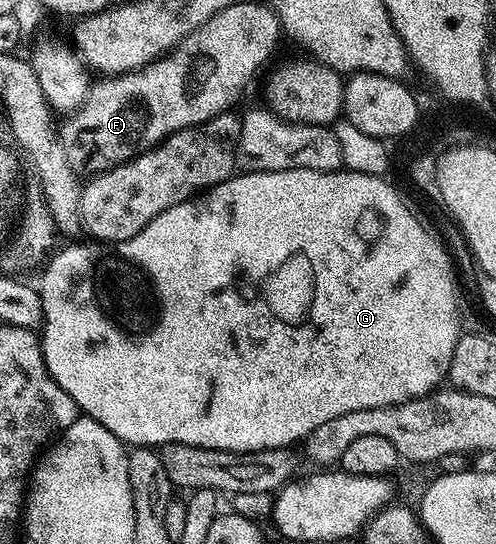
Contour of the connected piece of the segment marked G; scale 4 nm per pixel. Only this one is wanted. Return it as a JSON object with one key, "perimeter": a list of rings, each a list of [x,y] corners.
{"perimeter":[[[346,168],[239,172],[225,182],[218,182],[210,190],[161,212],[161,216],[149,220],[141,232],[120,241],[123,243],[118,250],[126,261],[146,275],[153,287],[154,297],[155,294],[159,297],[159,323],[140,338],[130,338],[99,305],[94,252],[87,246],[56,249],[42,267],[43,279],[37,282],[43,305],[41,345],[47,371],[61,388],[65,388],[65,392],[69,392],[69,396],[73,396],[86,417],[109,428],[113,436],[131,448],[162,448],[171,442],[238,454],[291,448],[296,445],[294,442],[302,443],[307,439],[313,428],[334,420],[336,416],[345,416],[345,412],[392,406],[432,393],[442,383],[439,381],[448,377],[451,369],[449,351],[457,348],[461,333],[455,270],[442,244],[419,223],[418,216],[403,203],[402,196],[387,180],[377,174],[362,174]]]}

